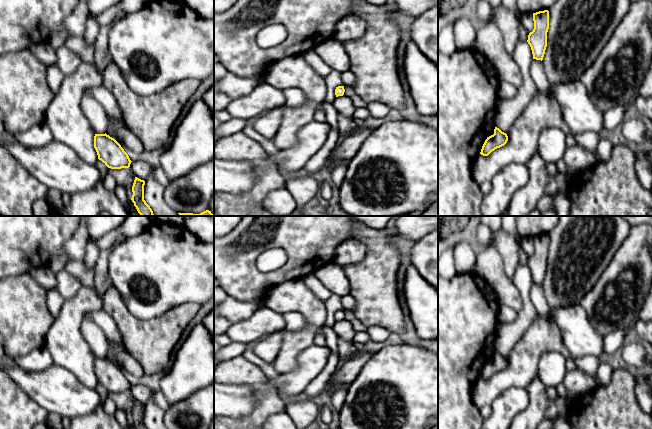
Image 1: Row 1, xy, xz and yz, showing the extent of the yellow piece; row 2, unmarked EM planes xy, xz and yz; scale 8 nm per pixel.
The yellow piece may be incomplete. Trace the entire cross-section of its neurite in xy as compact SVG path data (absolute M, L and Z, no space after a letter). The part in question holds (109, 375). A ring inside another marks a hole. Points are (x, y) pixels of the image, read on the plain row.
M95 358L94 372L98 383L108 392L121 393L129 392L131 384L121 369L112 361L105 358Z

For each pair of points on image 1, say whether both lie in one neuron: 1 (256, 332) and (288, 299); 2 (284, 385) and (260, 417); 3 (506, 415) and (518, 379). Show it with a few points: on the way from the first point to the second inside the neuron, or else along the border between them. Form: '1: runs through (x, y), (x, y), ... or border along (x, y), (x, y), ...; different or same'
1: border along (266, 305), (282, 314); different
2: border along (266, 378), (285, 398); different
3: border along (524, 387), (508, 387), (495, 399); different

